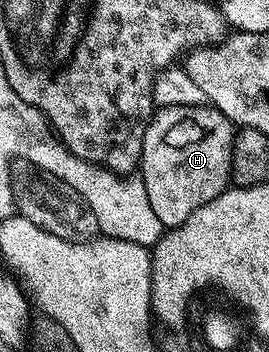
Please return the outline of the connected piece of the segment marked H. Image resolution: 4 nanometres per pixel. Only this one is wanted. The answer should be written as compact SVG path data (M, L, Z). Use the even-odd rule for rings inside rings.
M212 105L200 109L162 107L154 114L143 137L139 177L147 189L147 201L151 201L151 210L155 212L155 217L159 217L162 228L183 225L183 221L187 221L187 217L191 217L199 205L207 205L207 201L219 197L227 190L231 183L234 134L233 122Z

